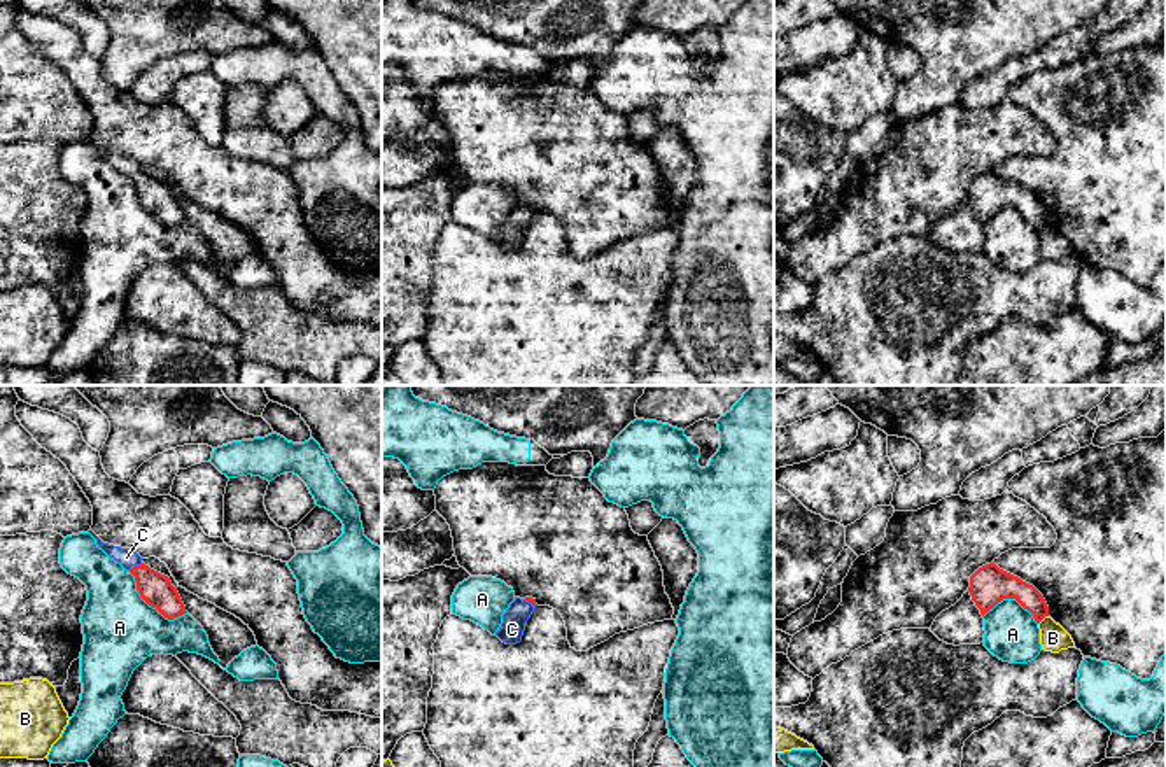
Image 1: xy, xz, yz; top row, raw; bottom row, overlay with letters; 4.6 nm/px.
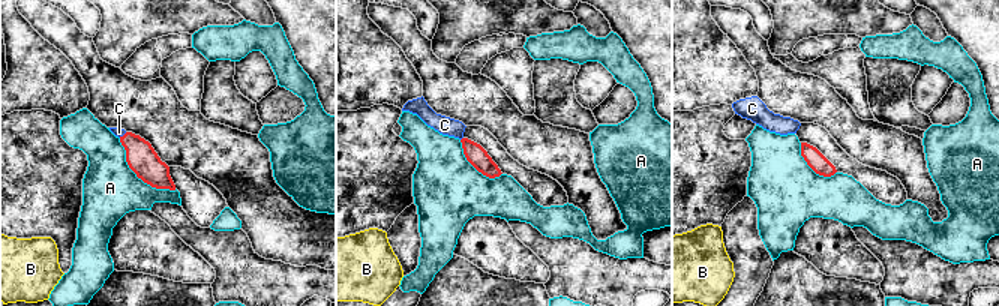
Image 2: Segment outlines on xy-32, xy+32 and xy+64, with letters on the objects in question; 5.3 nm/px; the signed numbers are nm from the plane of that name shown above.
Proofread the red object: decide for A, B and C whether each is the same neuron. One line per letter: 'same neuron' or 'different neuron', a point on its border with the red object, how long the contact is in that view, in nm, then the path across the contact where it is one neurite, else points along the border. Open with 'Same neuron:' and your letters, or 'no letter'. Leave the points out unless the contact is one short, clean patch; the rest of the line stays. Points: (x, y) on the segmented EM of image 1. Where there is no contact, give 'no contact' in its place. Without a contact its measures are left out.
Same neuron: C
A: different neuron; contact xy (151, 605); length 340 nm
B: different neuron; contact yz (1042, 619); length 60 nm; border yz (1047, 615), (1039, 624)
C: same neuron; contact xy (137, 566); length 80 nm; way xy (156, 589), (137, 566), (126, 557)

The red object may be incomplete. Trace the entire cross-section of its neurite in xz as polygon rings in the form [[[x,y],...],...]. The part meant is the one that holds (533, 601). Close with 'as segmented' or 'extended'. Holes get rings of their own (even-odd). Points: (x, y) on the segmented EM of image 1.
[[[515,597],[515,601],[502,615],[502,623],[495,636],[506,644],[520,643],[525,630],[525,623],[530,618],[536,606],[536,599],[532,597]]]; extended

